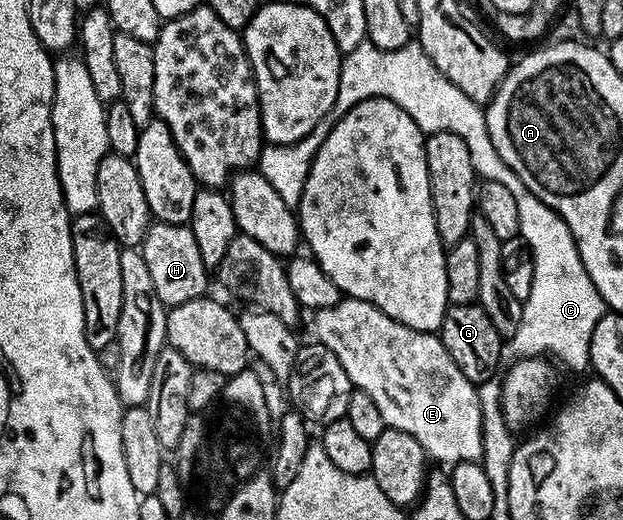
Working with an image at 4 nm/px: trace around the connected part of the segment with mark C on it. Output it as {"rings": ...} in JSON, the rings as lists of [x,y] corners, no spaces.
{"rings":[[[364,42],[358,44],[351,52],[346,53],[339,61],[337,98],[325,114],[325,118],[321,118],[321,122],[317,122],[317,126],[313,126],[313,130],[297,142],[292,144],[264,143],[263,148],[259,151],[257,170],[263,175],[265,182],[269,182],[269,186],[273,186],[273,190],[277,190],[277,194],[281,197],[281,202],[285,202],[285,206],[289,206],[292,210],[298,209],[301,194],[305,188],[305,178],[309,174],[309,170],[313,166],[313,158],[317,154],[317,150],[321,150],[321,142],[325,142],[329,130],[333,130],[335,123],[350,108],[357,106],[363,100],[378,96],[397,102],[397,106],[401,106],[401,110],[405,110],[409,114],[409,118],[413,118],[413,122],[417,122],[417,126],[424,134],[452,132],[460,136],[464,140],[465,146],[469,146],[469,158],[473,158],[473,170],[476,177],[480,181],[501,182],[501,186],[506,186],[513,193],[514,200],[517,201],[517,215],[521,221],[519,235],[525,238],[525,242],[529,242],[529,246],[533,250],[535,273],[533,274],[533,290],[529,290],[529,298],[523,301],[521,326],[517,326],[517,334],[506,337],[503,345],[503,360],[514,362],[520,358],[554,357],[560,365],[563,363],[565,367],[572,368],[575,372],[588,371],[591,363],[593,326],[597,326],[597,322],[603,317],[605,305],[597,286],[593,286],[593,282],[581,262],[581,254],[577,250],[577,242],[573,238],[569,226],[552,208],[545,206],[545,202],[541,202],[541,198],[534,196],[529,190],[529,186],[525,186],[525,182],[521,182],[521,178],[517,178],[517,174],[513,174],[513,170],[509,170],[509,166],[505,166],[505,162],[501,162],[501,154],[497,154],[497,150],[493,146],[493,138],[489,138],[486,111],[480,105],[475,104],[473,98],[461,94],[461,90],[457,90],[457,86],[453,86],[453,82],[449,82],[439,73],[437,66],[433,66],[433,62],[423,53],[423,48],[418,42],[406,44],[397,50],[381,50],[369,42]]]}

